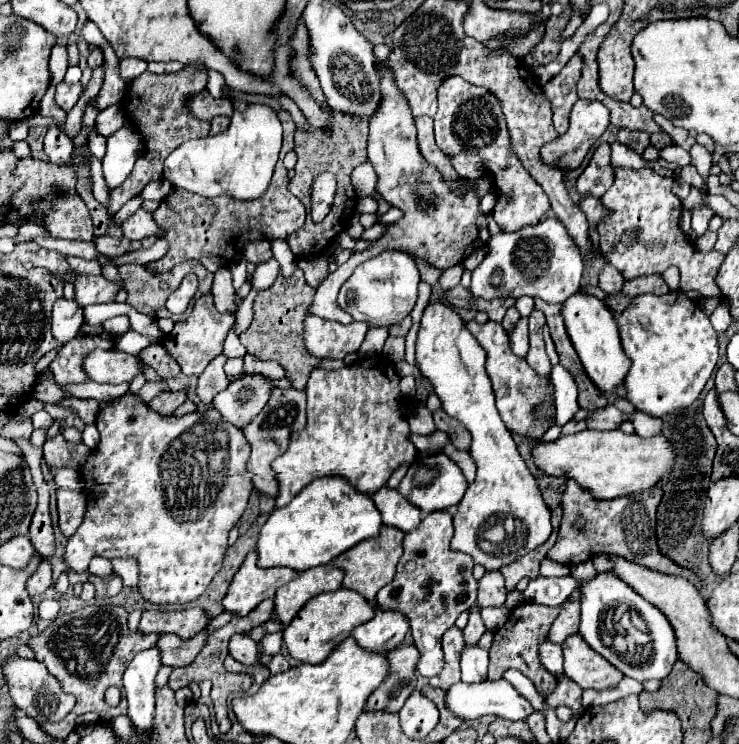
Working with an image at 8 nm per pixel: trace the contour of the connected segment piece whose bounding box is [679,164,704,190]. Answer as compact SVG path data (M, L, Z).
M692 164L683 167L679 172L679 176L684 182L697 187L699 190L703 188L703 178Z

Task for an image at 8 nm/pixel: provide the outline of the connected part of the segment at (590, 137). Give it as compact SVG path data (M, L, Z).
M578 100L572 108L570 114L570 128L564 136L558 136L558 140L554 140L552 144L548 144L542 152L544 162L548 164L556 164L560 168L578 168L580 162L584 160L584 156L588 154L590 146L596 142L596 138L602 136L602 132L606 130L606 126L610 124L610 110L598 102L598 100Z

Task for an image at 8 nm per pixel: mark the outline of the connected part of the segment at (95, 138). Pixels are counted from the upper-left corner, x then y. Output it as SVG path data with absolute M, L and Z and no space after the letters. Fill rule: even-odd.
M94 126L94 128L92 128L92 132L90 132L88 146L90 146L92 154L94 154L98 160L102 160L102 158L104 158L104 152L106 152L106 140L100 140L100 136L98 136L98 132L96 132L96 126Z

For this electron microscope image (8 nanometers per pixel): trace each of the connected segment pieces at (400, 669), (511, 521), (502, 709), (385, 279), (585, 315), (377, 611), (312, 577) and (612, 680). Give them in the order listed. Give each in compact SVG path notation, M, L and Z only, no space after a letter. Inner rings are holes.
M400 646L390 652L390 676L384 684L368 698L368 710L384 710L384 712L398 712L406 698L416 688L416 664L420 660L418 648Z
M430 302L418 330L416 360L442 400L444 412L472 432L470 456L478 466L478 474L454 510L454 538L450 544L454 550L470 554L486 570L512 564L548 540L552 512L496 410L494 390L484 368L486 352L454 308L444 302Z
M504 678L500 680L484 680L478 684L464 684L464 682L456 682L454 686L450 686L450 690L446 690L446 708L454 714L460 716L462 720L476 720L482 716L500 716L506 720L524 720L528 716L528 712L532 712L530 702L520 696L514 686L510 682L506 682Z
M396 250L380 252L378 256L362 262L354 274L342 284L338 304L352 314L354 320L366 322L368 326L392 326L402 322L414 308L418 298L420 274L414 260Z
M582 290L572 294L566 302L562 302L560 314L564 318L566 332L584 364L586 374L592 380L596 380L598 388L602 388L604 394L614 394L614 388L622 384L622 378L630 368L628 358L624 356L624 350L620 346L620 336L618 336L618 326L616 326L614 314L608 310L608 306L602 300L598 300L592 294L586 294Z
M378 604L374 606L374 618L356 626L352 630L352 638L372 652L390 652L394 650L406 636L410 624L408 616L396 610L384 610Z
M324 564L320 568L310 568L308 572L300 572L298 578L284 584L276 592L274 596L276 618L286 626L310 598L322 592L338 590L342 586L342 578L344 578L344 570L332 564Z
M570 636L564 644L564 674L572 678L582 690L606 690L618 686L624 674L614 668L608 660L604 660L598 652L594 652L582 636Z

